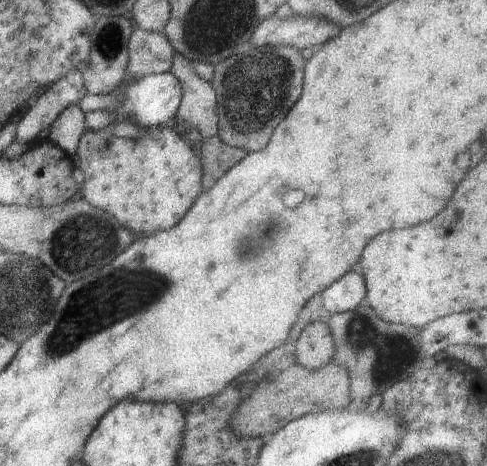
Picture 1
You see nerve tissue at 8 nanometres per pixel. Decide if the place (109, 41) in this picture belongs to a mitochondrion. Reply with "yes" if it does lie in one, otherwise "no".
yes

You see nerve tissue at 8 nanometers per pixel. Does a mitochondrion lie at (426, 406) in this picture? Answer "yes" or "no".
no

